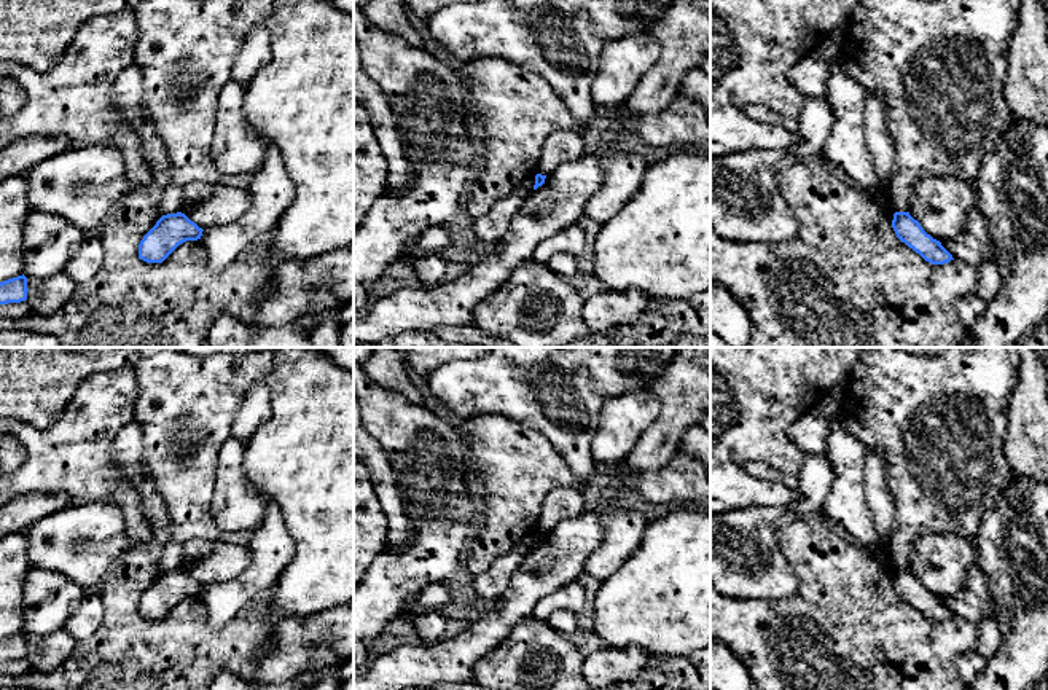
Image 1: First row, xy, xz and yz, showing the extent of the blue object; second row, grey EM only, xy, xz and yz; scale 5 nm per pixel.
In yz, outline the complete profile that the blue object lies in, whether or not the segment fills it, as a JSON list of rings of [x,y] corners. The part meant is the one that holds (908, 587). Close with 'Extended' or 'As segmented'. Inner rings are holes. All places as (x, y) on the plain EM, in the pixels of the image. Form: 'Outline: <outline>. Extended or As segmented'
Outline: [[[895,569],[892,585],[897,594],[919,610],[925,618],[932,621],[944,621],[954,617],[941,599],[927,591],[909,569]]]. As segmented

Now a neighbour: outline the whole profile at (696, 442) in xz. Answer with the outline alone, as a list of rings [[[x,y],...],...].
[[[699,425],[686,429],[678,453],[691,454],[710,467],[710,433]]]

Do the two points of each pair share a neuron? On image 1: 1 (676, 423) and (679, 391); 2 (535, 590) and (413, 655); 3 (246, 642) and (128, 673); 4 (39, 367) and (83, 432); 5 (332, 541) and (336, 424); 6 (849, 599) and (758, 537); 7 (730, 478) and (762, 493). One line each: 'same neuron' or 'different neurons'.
1: same neuron
2: same neuron
3: same neuron
4: different neurons
5: same neuron
6: different neurons
7: same neuron

